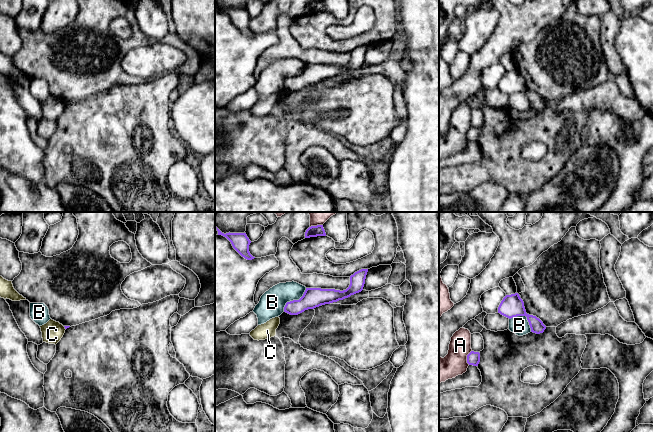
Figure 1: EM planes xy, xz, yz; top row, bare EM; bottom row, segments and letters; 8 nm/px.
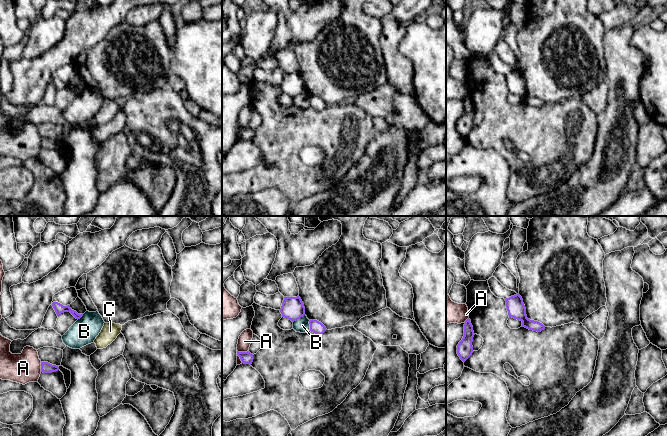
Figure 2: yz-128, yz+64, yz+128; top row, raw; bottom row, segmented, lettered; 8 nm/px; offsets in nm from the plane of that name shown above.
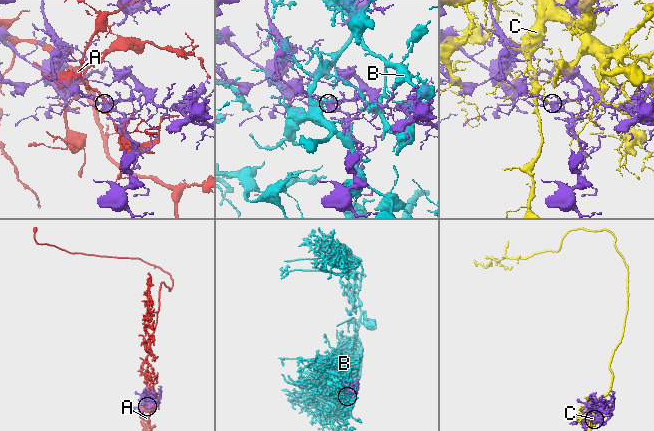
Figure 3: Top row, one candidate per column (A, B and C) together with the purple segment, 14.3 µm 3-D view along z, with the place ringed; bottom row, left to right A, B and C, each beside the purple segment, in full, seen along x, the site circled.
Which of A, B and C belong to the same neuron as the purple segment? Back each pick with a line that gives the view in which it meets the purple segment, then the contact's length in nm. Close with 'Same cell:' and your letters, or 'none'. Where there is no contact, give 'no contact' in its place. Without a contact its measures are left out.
Same cell: none

